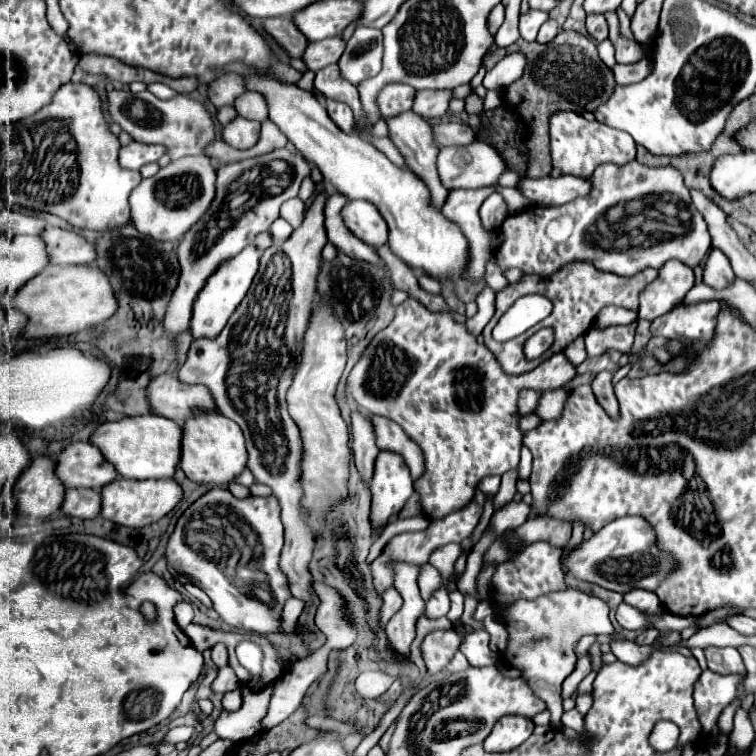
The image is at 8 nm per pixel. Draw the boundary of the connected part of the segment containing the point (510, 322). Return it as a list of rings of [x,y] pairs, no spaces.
[[[525,295],[513,303],[513,307],[499,319],[493,329],[495,341],[509,341],[527,331],[551,313],[553,305],[543,295]]]

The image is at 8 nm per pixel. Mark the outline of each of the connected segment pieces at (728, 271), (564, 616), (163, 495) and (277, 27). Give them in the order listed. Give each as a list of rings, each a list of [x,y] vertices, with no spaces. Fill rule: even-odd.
[[[721,249],[711,251],[705,271],[703,271],[703,281],[717,289],[727,289],[729,285],[733,285],[735,275],[729,265],[729,259],[725,257],[725,253],[721,253]]]
[[[569,589],[561,593],[549,593],[545,597],[533,599],[533,601],[517,601],[507,609],[507,631],[511,635],[509,647],[503,653],[503,661],[521,669],[523,677],[529,681],[531,689],[547,703],[547,709],[551,713],[551,725],[555,729],[561,729],[561,683],[565,677],[575,669],[577,655],[573,651],[577,643],[577,635],[613,635],[615,627],[609,621],[609,607],[599,597],[585,595],[581,591]],[[529,635],[551,635],[549,639],[543,639],[539,643],[529,645]]]
[[[119,477],[117,481],[113,481],[113,485],[105,485],[105,489],[101,491],[101,497],[103,497],[101,515],[105,519],[109,519],[109,521],[113,521],[117,525],[139,529],[139,527],[145,527],[145,525],[151,525],[151,523],[159,521],[169,511],[173,511],[175,505],[183,497],[183,489],[175,479],[137,481],[137,479]]]
[[[275,17],[275,19],[265,19],[263,27],[269,35],[277,39],[277,43],[291,55],[291,57],[301,57],[309,45],[307,37],[297,29],[293,19],[287,17]]]

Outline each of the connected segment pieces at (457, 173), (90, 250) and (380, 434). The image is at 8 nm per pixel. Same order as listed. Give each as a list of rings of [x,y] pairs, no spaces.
[[[475,141],[473,145],[463,147],[443,147],[437,157],[437,171],[447,189],[481,189],[495,187],[499,183],[499,177],[509,171],[509,167],[493,145],[485,141]]]
[[[47,227],[41,237],[47,243],[53,265],[90,265],[97,259],[95,245],[73,229]]]
[[[369,415],[369,417],[373,417],[373,423],[377,423],[377,445],[379,445],[379,449],[399,453],[405,459],[407,467],[411,469],[413,481],[421,479],[421,475],[425,471],[425,459],[423,459],[421,449],[417,449],[417,443],[411,441],[411,437],[395,421],[381,417],[381,415]]]

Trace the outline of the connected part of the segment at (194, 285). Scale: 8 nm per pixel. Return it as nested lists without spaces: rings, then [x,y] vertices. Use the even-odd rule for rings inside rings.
[[[283,147],[275,149],[267,155],[237,161],[237,163],[227,163],[227,165],[217,165],[217,197],[213,205],[209,207],[209,213],[185,233],[179,245],[179,265],[181,265],[181,279],[177,285],[177,291],[173,293],[173,299],[169,301],[167,317],[165,317],[165,329],[171,333],[181,333],[189,327],[191,321],[191,305],[205,285],[207,277],[215,273],[217,265],[221,261],[237,255],[245,245],[253,243],[255,235],[267,231],[271,223],[279,217],[279,207],[295,197],[299,193],[299,185],[305,175],[309,175],[309,163],[293,151],[293,147]],[[275,161],[283,163],[283,169],[289,169],[289,185],[283,189],[277,189],[277,195],[271,195],[269,189],[265,189],[263,183],[271,183],[279,177],[279,169],[273,167]]]

